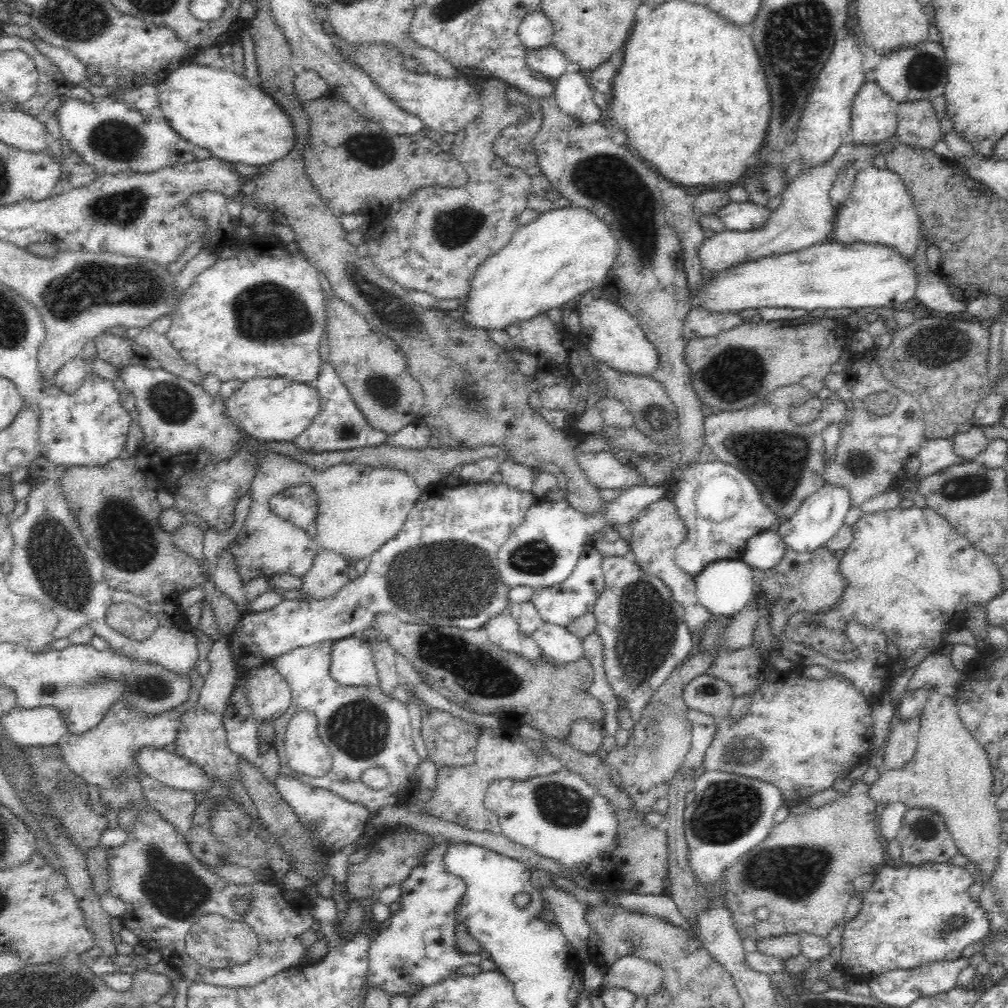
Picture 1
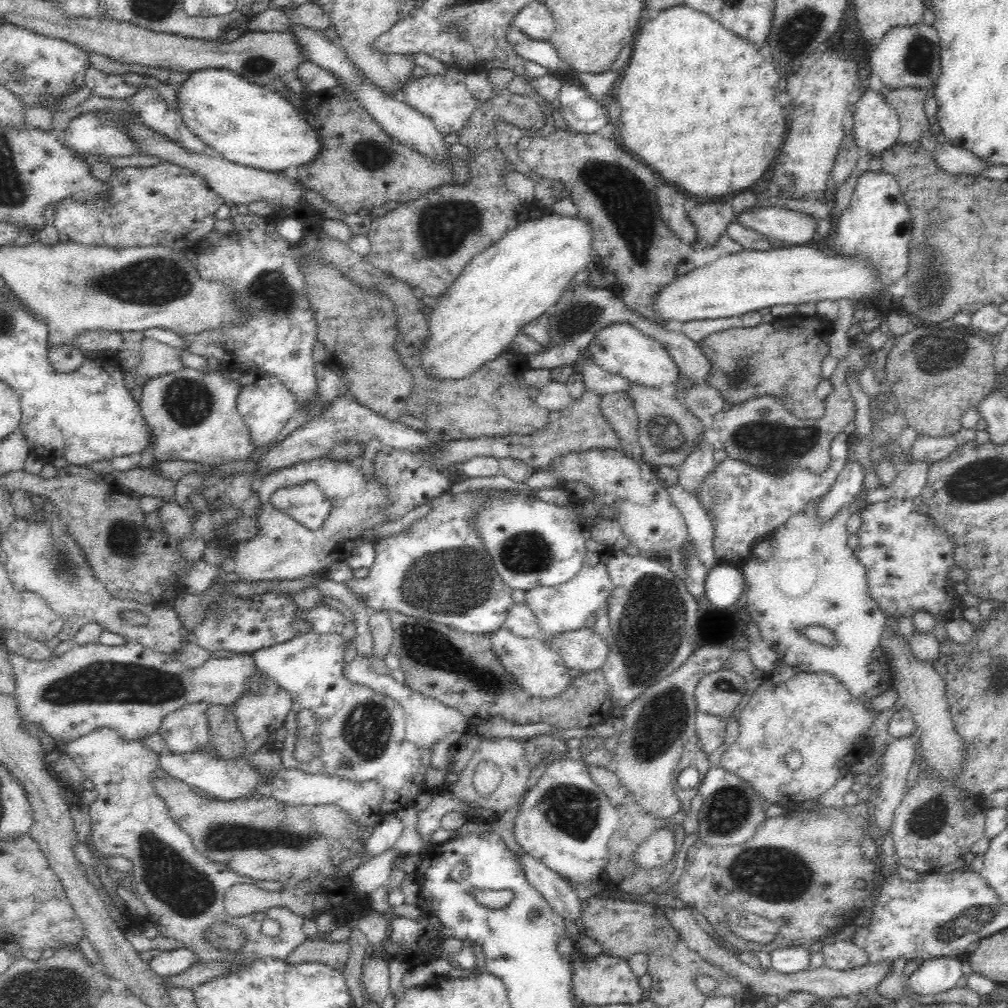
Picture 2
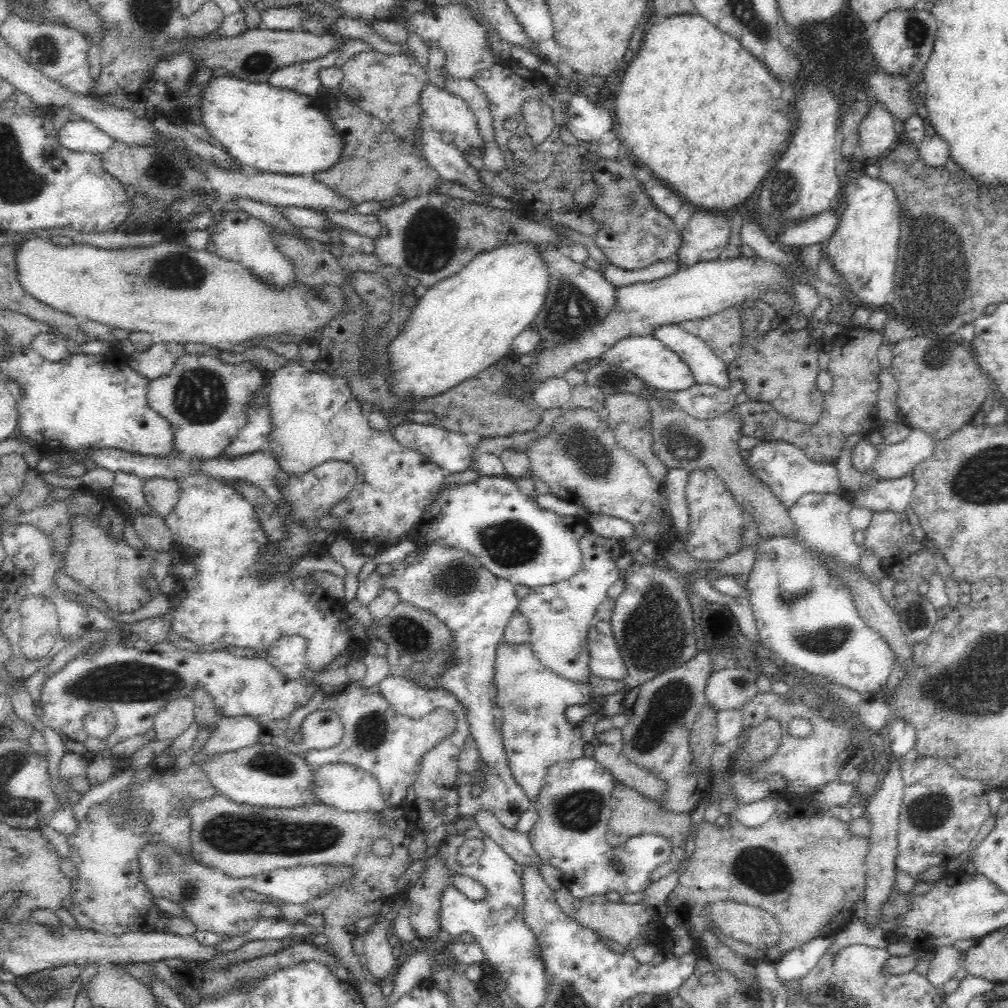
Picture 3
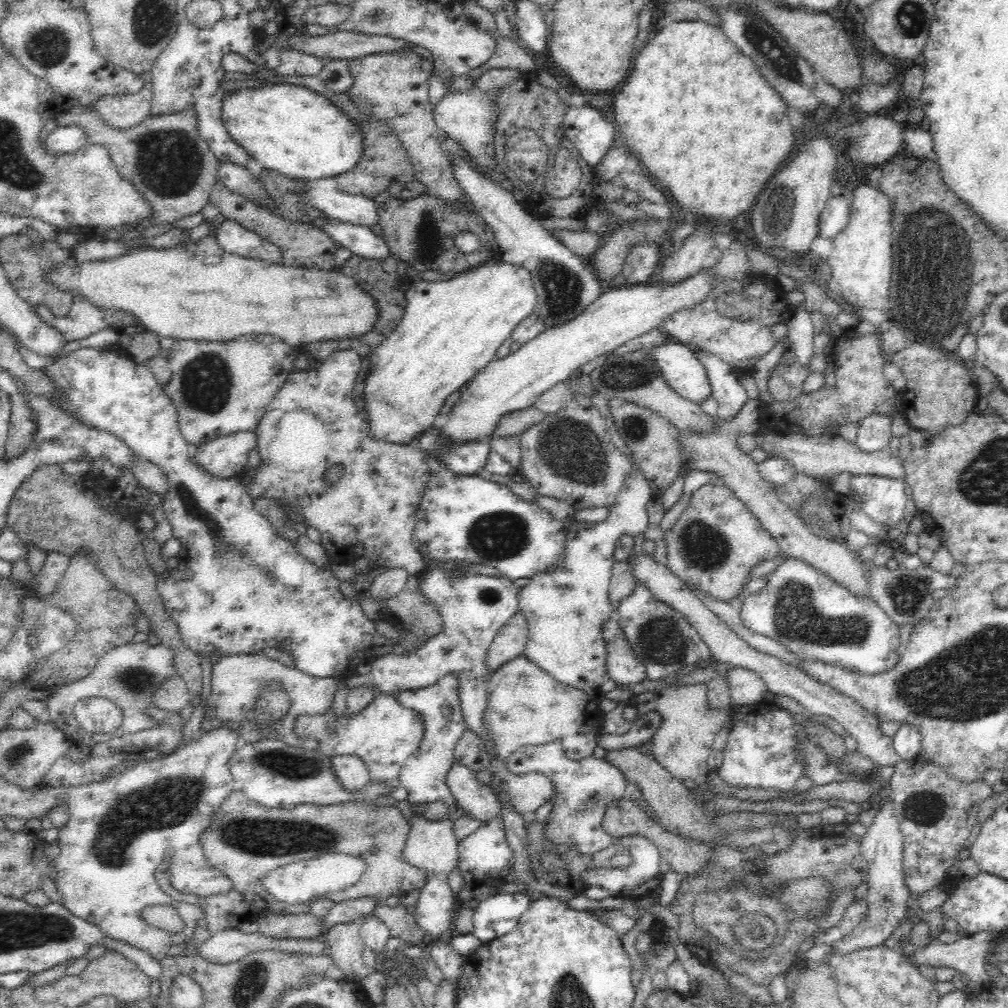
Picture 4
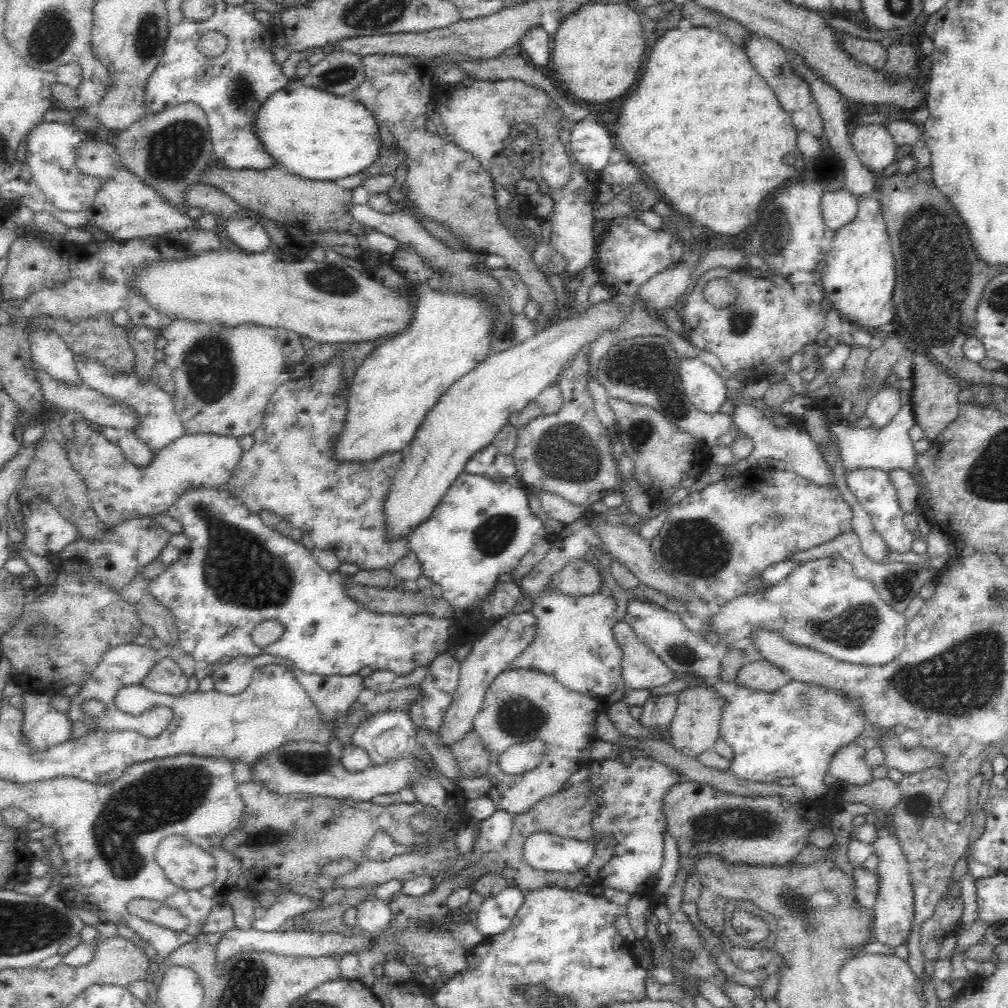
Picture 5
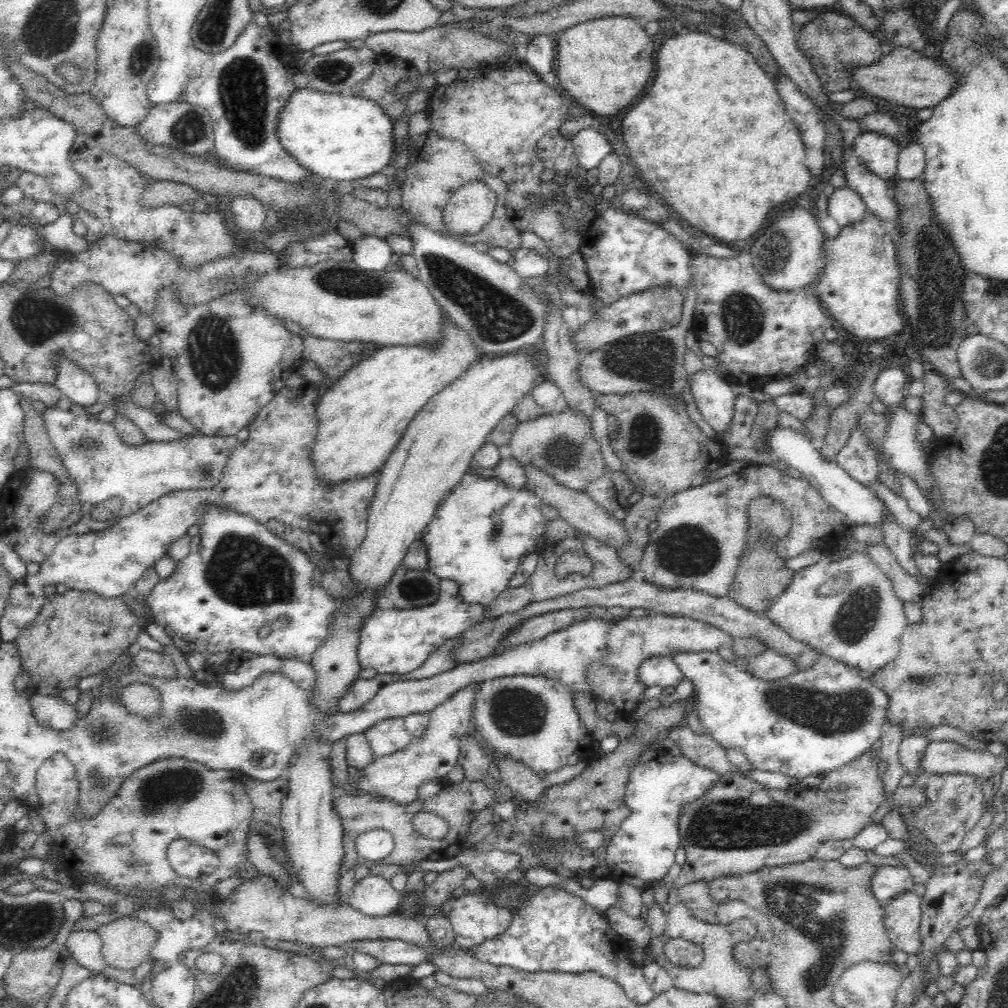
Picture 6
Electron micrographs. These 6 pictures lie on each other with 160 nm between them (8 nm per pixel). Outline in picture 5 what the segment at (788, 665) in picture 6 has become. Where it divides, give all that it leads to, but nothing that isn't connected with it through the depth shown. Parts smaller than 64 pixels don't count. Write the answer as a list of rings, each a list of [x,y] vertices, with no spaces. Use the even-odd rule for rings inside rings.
[[[762,659],[747,661],[738,671],[735,681],[741,688],[748,688],[753,692],[776,692],[784,688],[784,685],[792,679],[792,675],[787,670]]]

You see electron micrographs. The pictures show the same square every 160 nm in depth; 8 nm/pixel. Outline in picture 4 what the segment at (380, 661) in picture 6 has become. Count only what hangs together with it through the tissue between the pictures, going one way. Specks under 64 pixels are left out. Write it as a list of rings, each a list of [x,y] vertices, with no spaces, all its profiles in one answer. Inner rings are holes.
[[[84,347],[75,351],[72,350],[68,357],[62,357],[59,361],[45,366],[43,370],[44,374],[50,379],[50,383],[54,383],[56,393],[58,393],[58,396],[55,396],[54,394],[52,398],[48,398],[48,401],[50,401],[55,408],[59,408],[59,410],[68,413],[73,420],[76,420],[81,424],[86,424],[97,430],[104,430],[108,432],[108,434],[120,438],[120,441],[124,442],[130,450],[132,450],[132,453],[134,453],[136,458],[141,461],[148,461],[158,465],[163,473],[166,474],[166,477],[170,482],[170,492],[168,492],[168,496],[162,501],[161,507],[172,526],[172,537],[181,542],[180,551],[176,556],[179,559],[180,564],[170,571],[166,570],[161,573],[157,580],[156,588],[165,604],[168,616],[178,627],[181,641],[190,650],[195,653],[200,652],[200,654],[206,654],[206,656],[210,655],[214,650],[223,654],[222,656],[228,654],[256,654],[260,653],[263,648],[270,648],[272,646],[278,648],[278,646],[282,644],[282,640],[289,640],[289,655],[294,659],[294,666],[310,676],[320,678],[335,677],[337,679],[353,674],[358,664],[364,662],[370,663],[371,661],[376,660],[378,656],[390,652],[390,650],[401,652],[400,646],[392,645],[386,637],[382,637],[378,634],[374,623],[364,614],[363,608],[357,597],[344,597],[344,595],[340,593],[338,584],[341,584],[341,581],[332,574],[330,568],[320,568],[306,558],[303,558],[297,552],[292,541],[286,540],[276,534],[270,521],[253,505],[253,499],[249,496],[248,488],[242,486],[238,477],[228,478],[212,476],[212,474],[204,471],[201,466],[194,463],[192,447],[187,444],[187,441],[182,437],[179,430],[178,409],[172,404],[170,397],[164,393],[161,384],[144,364],[137,363],[131,356],[125,353],[124,350],[117,347],[112,349]]]

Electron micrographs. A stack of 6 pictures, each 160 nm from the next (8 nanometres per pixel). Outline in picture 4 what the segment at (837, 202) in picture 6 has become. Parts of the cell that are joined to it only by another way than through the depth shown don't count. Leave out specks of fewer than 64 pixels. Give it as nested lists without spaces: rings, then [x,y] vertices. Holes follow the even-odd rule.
[[[831,196],[816,222],[816,236],[833,239],[843,228],[846,228],[850,219],[850,208],[846,196]]]

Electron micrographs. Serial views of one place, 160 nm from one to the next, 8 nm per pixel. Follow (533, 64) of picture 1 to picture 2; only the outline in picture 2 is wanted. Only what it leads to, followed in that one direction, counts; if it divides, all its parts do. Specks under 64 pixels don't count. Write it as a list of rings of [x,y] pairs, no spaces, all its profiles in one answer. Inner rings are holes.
[[[513,24],[506,29],[506,38],[512,48],[525,61],[536,63],[553,74],[564,74],[565,66],[559,59],[554,45],[548,41],[534,40],[526,36],[518,27]]]

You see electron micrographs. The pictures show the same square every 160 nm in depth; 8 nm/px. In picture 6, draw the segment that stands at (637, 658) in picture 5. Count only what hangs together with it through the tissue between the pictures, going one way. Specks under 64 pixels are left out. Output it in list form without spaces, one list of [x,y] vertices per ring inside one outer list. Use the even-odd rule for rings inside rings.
[[[664,655],[644,658],[638,666],[636,677],[646,688],[649,686],[678,686],[684,679],[680,667],[672,661],[672,657]]]

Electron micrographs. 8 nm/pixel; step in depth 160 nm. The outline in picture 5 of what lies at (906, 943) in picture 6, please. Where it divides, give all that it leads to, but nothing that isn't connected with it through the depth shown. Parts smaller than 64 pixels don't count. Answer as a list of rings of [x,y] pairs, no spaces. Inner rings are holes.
[[[882,827],[876,830],[876,840],[871,844],[872,853],[877,856],[878,862],[876,873],[878,873],[878,893],[875,906],[872,908],[872,931],[875,941],[897,947],[904,944],[908,934],[911,932],[914,911],[915,893],[912,887],[912,879],[908,870],[907,858],[899,845],[895,834],[888,832]]]

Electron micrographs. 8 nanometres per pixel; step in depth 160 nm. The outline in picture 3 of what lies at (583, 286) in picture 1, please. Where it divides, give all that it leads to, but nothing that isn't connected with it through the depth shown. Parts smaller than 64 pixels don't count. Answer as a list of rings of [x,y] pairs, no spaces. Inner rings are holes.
[[[556,224],[552,229],[556,233],[554,242],[529,241],[500,244],[492,250],[475,256],[455,275],[433,284],[432,288],[417,300],[410,308],[410,318],[387,348],[389,368],[391,368],[387,379],[391,383],[392,392],[401,396],[401,400],[410,400],[410,396],[411,400],[436,396],[460,382],[472,380],[497,361],[510,355],[512,341],[526,327],[533,324],[546,300],[550,275],[541,248],[554,247],[562,250],[559,244],[564,239],[570,239],[565,232],[568,227]]]

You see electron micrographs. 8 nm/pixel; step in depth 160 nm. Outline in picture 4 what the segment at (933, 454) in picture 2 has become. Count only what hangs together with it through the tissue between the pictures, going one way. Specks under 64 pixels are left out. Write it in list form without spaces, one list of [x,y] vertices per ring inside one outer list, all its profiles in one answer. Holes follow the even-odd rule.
[[[912,429],[908,432],[908,438],[910,439],[910,450],[905,451],[902,447],[899,447],[898,451],[892,452],[888,448],[874,452],[874,453],[864,453],[862,450],[858,449],[856,444],[850,444],[843,440],[840,435],[830,435],[822,434],[820,436],[802,436],[802,434],[788,434],[788,436],[780,436],[780,434],[763,434],[761,432],[756,432],[755,434],[746,434],[746,436],[740,436],[738,438],[738,445],[744,453],[749,453],[754,448],[760,447],[762,450],[766,451],[769,456],[776,456],[778,458],[786,459],[790,465],[792,465],[798,473],[802,475],[807,475],[813,477],[814,479],[820,479],[821,477],[837,477],[842,472],[850,472],[854,476],[884,476],[885,478],[896,478],[905,479],[906,468],[904,468],[904,462],[906,462],[906,456],[909,452],[914,452],[918,448],[924,448],[928,442],[930,435],[928,432],[922,430]]]

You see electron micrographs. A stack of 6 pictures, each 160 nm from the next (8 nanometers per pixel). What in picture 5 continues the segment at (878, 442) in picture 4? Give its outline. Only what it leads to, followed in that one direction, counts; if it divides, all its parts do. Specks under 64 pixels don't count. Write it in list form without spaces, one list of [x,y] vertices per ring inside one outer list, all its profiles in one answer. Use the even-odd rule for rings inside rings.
[[[893,378],[888,385],[884,385],[873,394],[864,414],[872,422],[870,428],[882,430],[882,428],[888,428],[888,424],[893,422],[896,413],[901,408],[899,393],[900,389]]]

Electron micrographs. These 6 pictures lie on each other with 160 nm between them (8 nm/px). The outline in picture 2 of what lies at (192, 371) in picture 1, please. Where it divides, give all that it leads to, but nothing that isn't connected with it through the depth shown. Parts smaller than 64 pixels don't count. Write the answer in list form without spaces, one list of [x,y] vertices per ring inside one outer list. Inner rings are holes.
[[[141,337],[137,348],[141,353],[141,362],[131,373],[134,375],[136,383],[132,397],[139,405],[142,396],[141,387],[148,378],[170,374],[184,366],[181,359],[182,349],[178,347],[156,341],[150,337]]]

